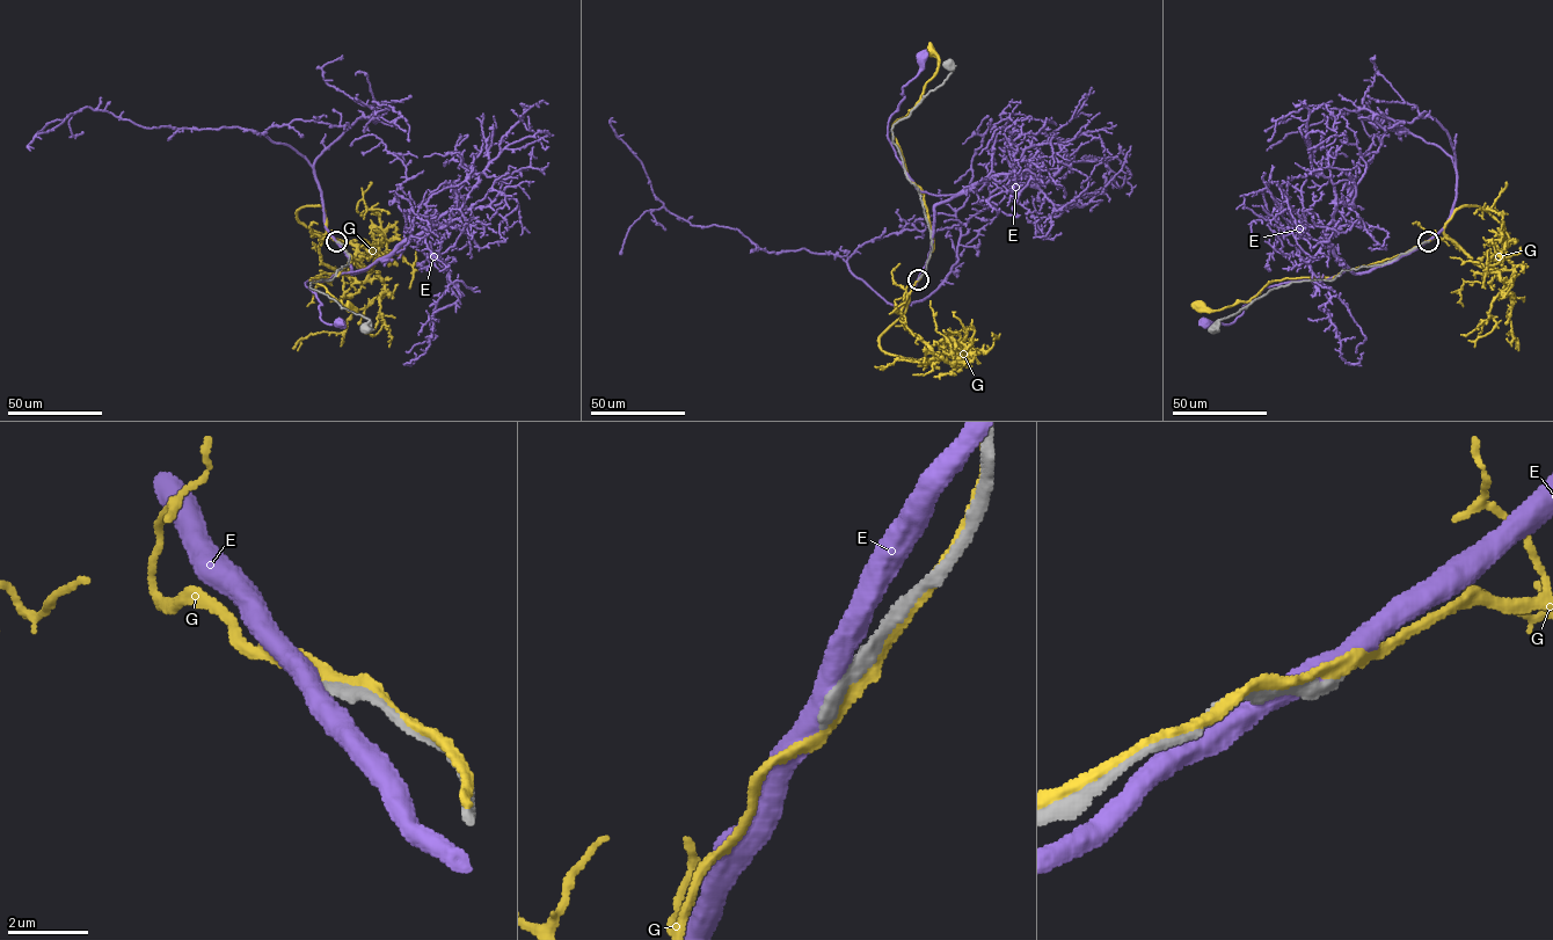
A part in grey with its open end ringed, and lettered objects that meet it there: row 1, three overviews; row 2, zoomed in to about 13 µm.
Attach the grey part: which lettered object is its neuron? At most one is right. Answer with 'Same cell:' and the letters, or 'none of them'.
Same cell: none of them

